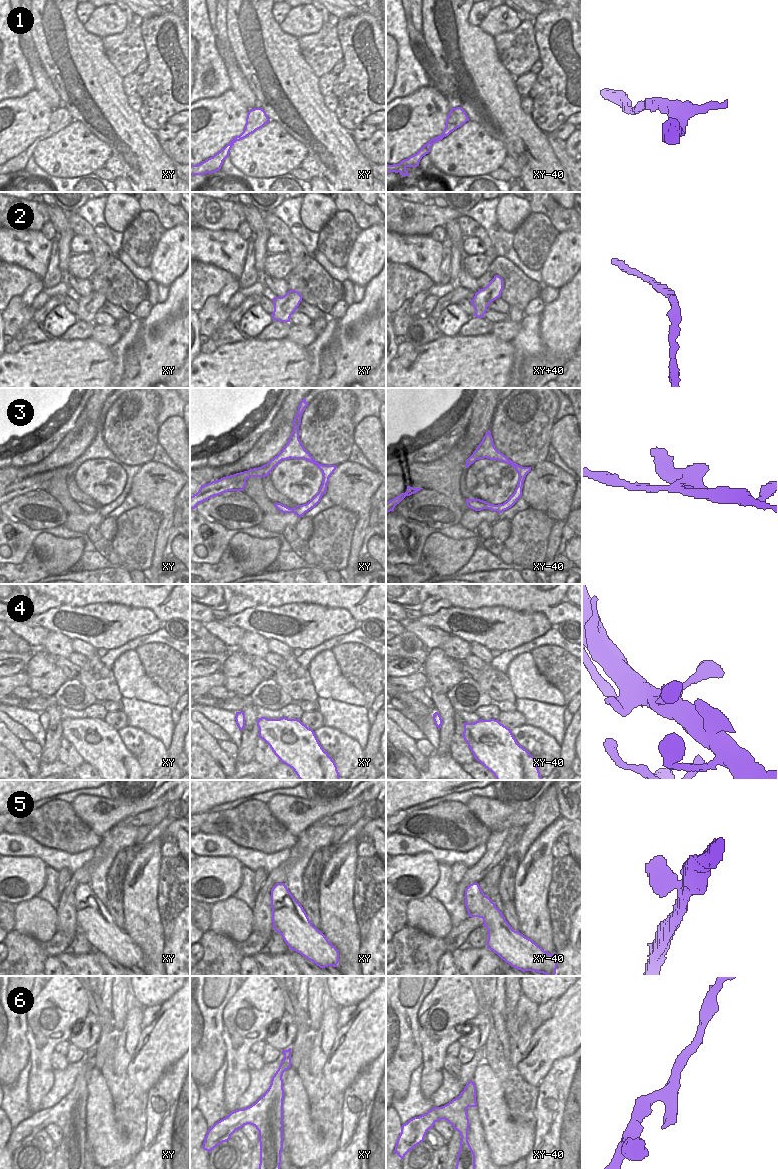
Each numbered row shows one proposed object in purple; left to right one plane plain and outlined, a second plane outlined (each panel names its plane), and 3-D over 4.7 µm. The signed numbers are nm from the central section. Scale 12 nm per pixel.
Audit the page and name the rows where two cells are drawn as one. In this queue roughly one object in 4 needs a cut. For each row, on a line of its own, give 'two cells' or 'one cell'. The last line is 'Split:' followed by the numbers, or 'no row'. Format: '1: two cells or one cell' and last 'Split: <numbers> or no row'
1: one cell
2: one cell
3: two cells
4: one cell
5: one cell
6: one cell
Split: 3

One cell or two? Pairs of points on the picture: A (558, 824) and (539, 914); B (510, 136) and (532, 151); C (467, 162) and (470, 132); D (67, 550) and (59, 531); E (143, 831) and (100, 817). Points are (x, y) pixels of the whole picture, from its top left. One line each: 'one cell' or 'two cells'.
A: one cell
B: one cell
C: one cell
D: two cells
E: two cells

